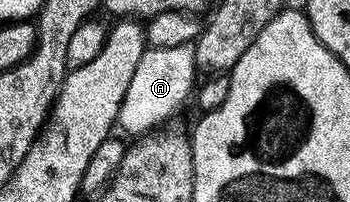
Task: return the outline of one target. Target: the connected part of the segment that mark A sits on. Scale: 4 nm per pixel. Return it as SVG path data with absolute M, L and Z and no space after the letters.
M192 45L146 49L143 60L139 60L139 68L135 68L135 76L131 76L131 88L127 88L127 96L121 105L120 129L125 129L132 136L144 136L164 127L168 123L165 121L188 98L190 101L196 74L199 74L199 67Z

